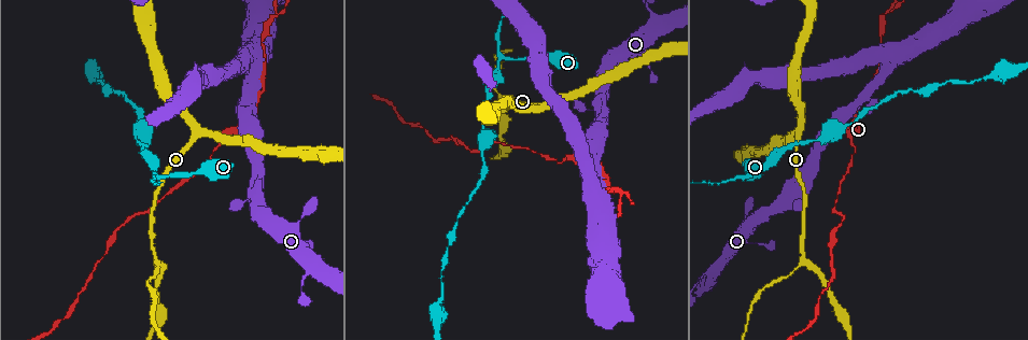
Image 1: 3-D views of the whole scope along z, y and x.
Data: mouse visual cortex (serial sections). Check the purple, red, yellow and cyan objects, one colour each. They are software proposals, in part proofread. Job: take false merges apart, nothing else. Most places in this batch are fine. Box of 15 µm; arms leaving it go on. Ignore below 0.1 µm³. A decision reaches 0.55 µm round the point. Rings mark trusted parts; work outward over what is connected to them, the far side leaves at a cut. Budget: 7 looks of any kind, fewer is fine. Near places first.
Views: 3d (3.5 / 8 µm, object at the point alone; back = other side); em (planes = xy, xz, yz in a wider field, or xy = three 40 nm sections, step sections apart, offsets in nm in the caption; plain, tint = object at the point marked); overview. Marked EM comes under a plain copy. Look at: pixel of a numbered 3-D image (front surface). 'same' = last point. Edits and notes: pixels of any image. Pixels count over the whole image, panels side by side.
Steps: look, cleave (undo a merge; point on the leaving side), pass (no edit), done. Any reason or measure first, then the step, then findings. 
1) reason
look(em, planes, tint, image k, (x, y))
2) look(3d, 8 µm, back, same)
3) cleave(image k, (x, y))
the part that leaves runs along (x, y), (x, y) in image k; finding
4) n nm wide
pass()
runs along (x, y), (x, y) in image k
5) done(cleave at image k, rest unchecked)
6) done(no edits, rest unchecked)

branch point
look(3d, 3.5 µm, image 1, (486, 118))

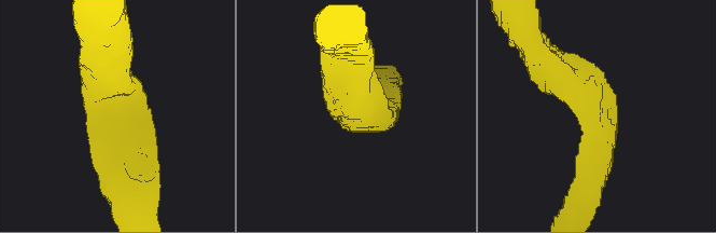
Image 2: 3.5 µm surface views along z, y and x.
look(em, planes, tint, image 2, (598, 131))

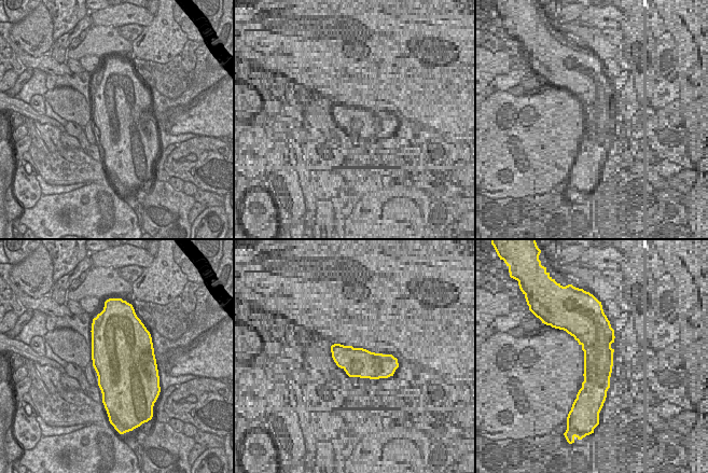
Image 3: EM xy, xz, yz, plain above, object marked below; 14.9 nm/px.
950 nm wide
pass()
runs along (585, 197), (599, 112), (555, 92) in image 2; all the same cell

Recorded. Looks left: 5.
three-way junction
look(3d, 8 µm, image 1, (159, 178))

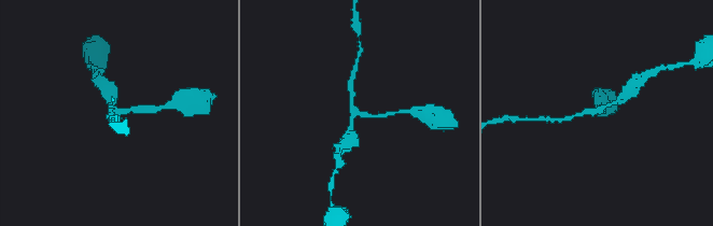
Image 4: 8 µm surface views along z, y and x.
zoom in
look(3d, 3.5 µm, image 4, (356, 112))

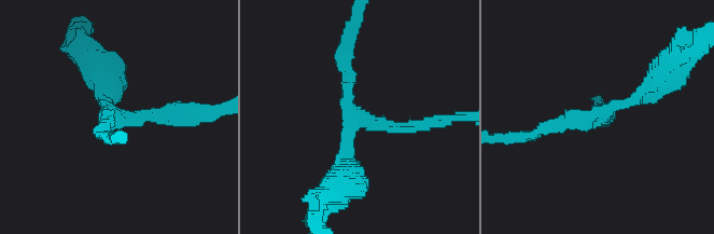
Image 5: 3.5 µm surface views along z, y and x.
3 arms
pass()
runs along (430, 124), (356, 121), (347, 174) in image 5; all the same cell

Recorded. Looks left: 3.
a fork
look(3d, 3.5 µm, image 1, (502, 114))

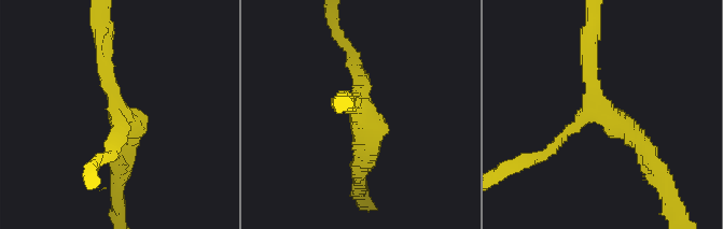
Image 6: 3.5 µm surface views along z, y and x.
look(em, xy, step 1, tint, image 6, (592, 102))

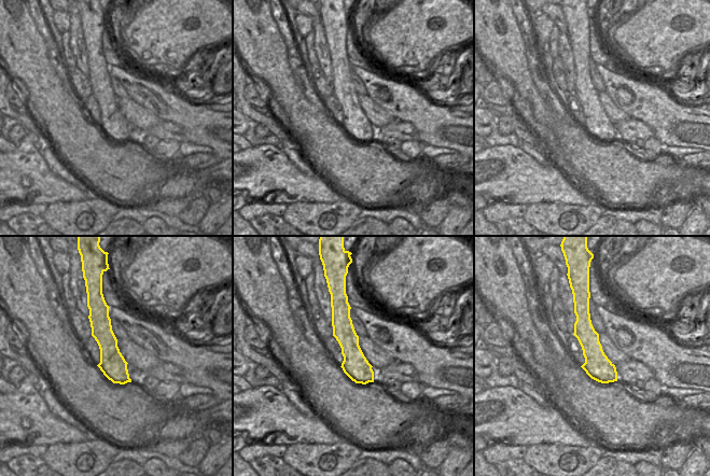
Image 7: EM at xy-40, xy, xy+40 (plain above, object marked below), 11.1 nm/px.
pass()
runs along (592, 29), (594, 101), (643, 147) in image 6; all the same cell

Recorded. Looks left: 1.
done(no edits, rest unchecked)

